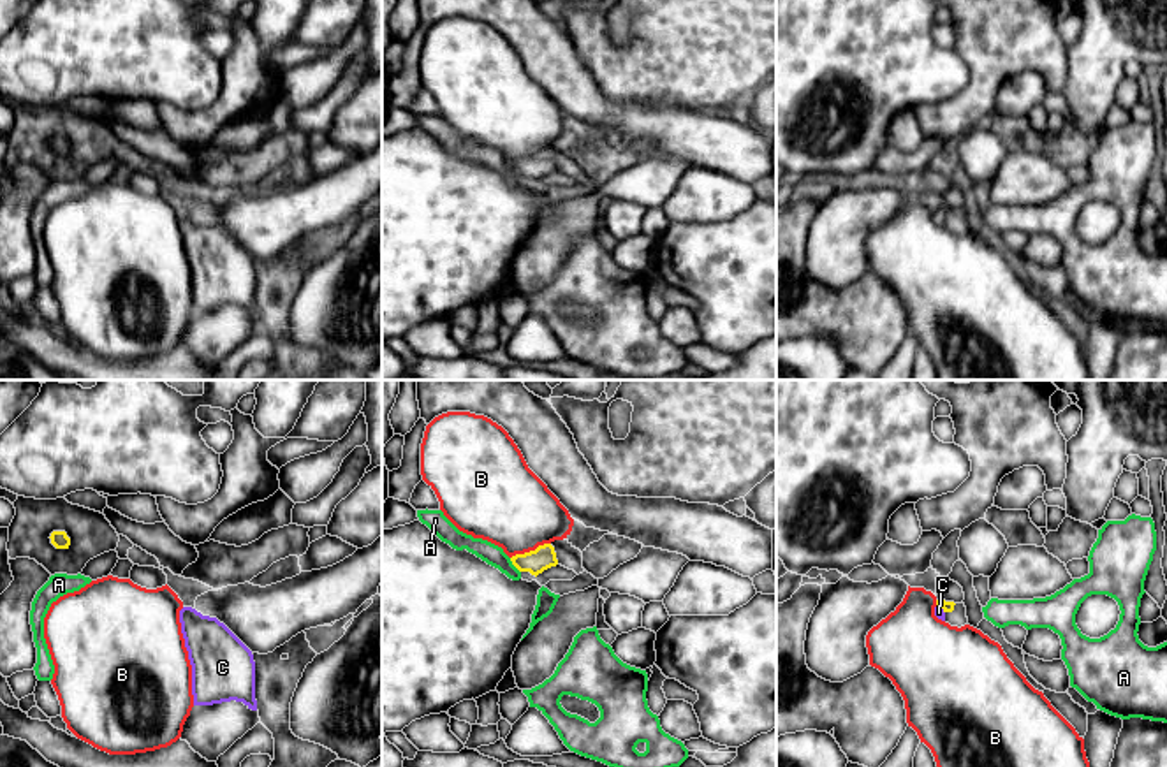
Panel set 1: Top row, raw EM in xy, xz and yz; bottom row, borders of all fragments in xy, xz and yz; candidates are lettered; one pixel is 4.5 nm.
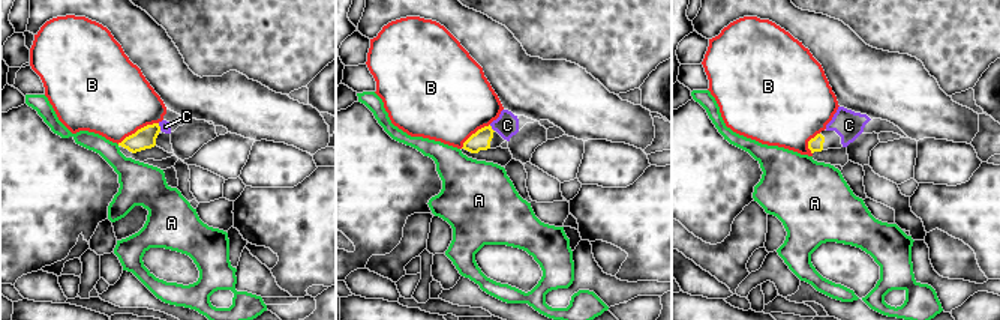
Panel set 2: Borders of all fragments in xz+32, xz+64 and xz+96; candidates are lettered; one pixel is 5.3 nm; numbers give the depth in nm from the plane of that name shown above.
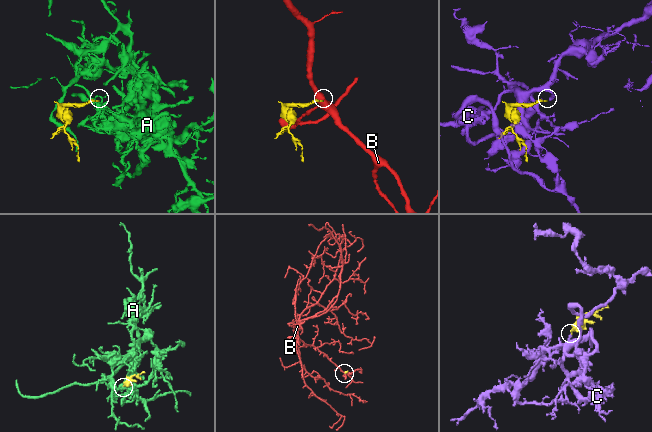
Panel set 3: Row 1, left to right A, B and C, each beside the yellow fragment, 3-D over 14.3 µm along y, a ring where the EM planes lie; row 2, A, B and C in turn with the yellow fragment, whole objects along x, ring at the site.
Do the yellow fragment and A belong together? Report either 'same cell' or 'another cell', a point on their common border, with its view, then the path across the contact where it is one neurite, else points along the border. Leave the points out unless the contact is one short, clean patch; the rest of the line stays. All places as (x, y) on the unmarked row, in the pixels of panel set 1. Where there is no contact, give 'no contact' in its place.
another cell | xz (513, 169) | along xz (509, 164), (520, 178)

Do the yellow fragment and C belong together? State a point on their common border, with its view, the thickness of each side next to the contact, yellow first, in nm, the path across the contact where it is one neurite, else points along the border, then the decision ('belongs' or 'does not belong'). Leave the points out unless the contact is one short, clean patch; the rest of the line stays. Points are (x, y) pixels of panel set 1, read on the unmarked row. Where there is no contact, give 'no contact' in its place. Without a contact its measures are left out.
contact yz (940, 213); calibres 50 and 50 nm; way yz (947, 211), (940, 213), (939, 219); belongs

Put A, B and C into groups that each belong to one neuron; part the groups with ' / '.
A / B / C

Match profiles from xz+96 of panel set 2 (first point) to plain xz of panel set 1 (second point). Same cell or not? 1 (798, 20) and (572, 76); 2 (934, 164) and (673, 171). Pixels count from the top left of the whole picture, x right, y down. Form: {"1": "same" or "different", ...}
{"1": "same", "2": "different"}

